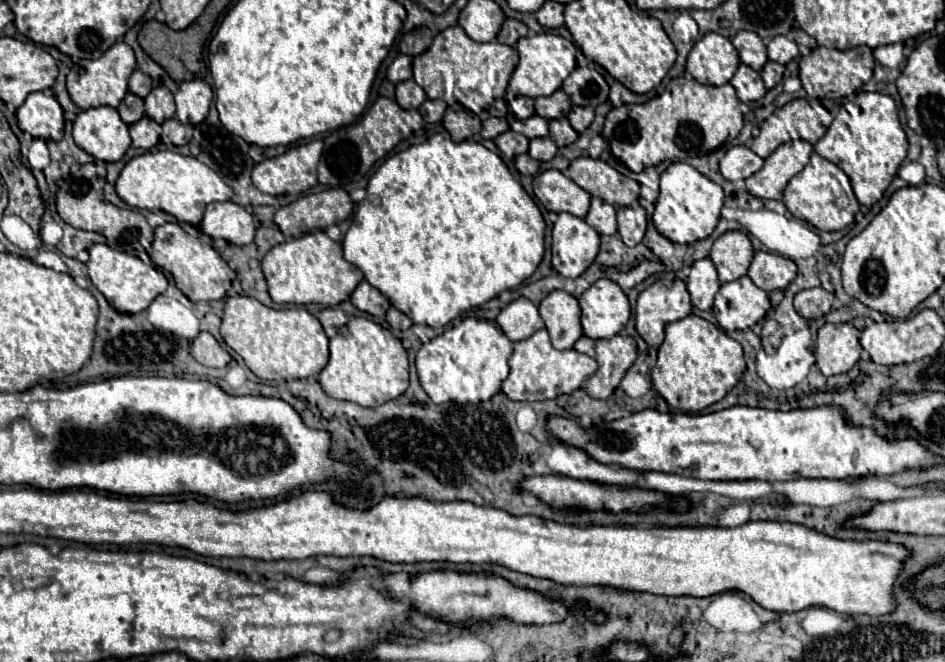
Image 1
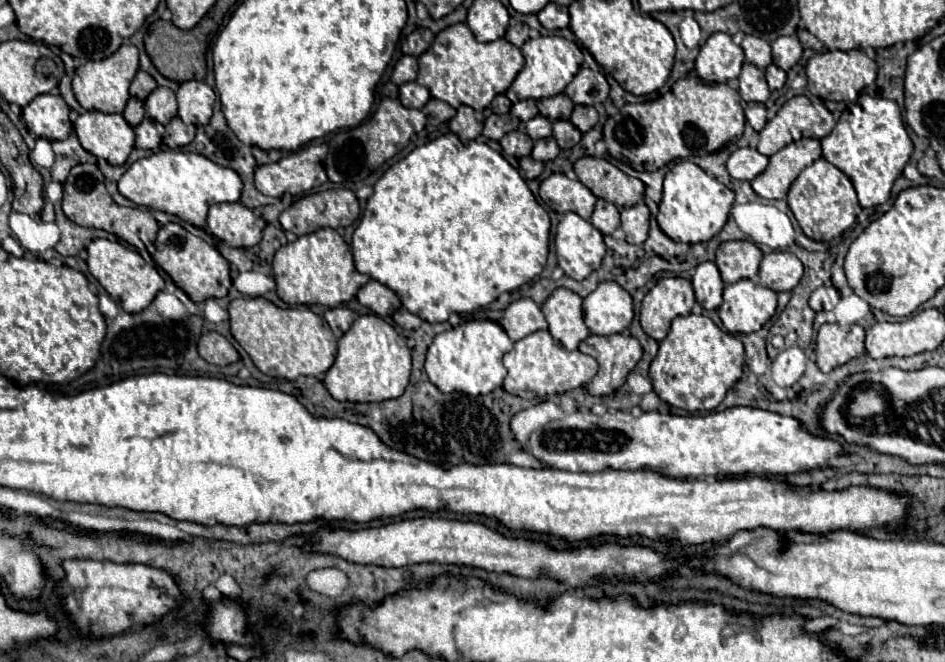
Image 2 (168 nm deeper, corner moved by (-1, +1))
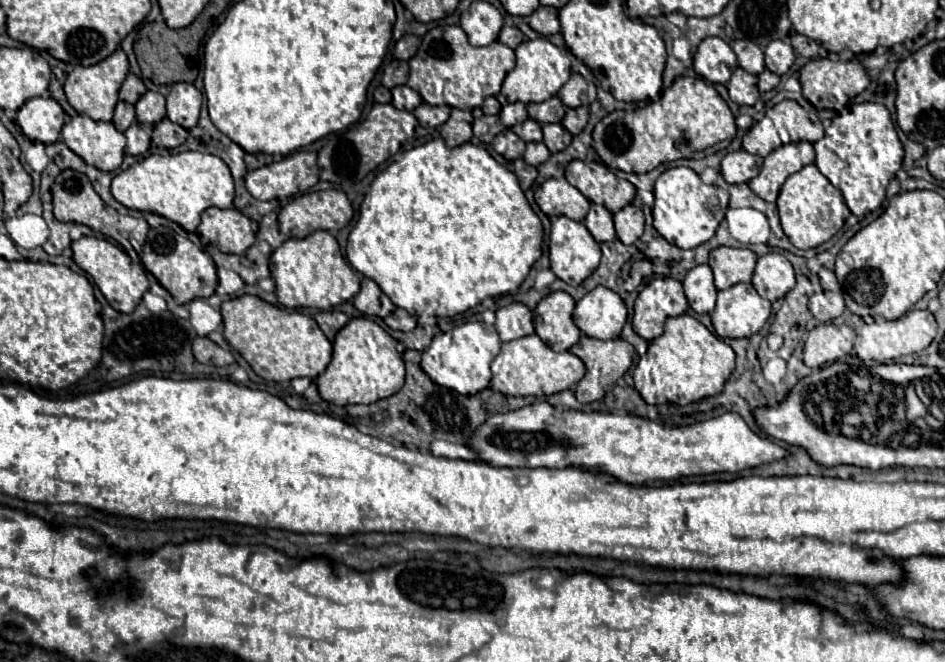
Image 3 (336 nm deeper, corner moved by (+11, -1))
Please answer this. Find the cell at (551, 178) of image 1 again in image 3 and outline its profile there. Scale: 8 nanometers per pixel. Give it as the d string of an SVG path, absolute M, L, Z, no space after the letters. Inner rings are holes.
M565 178L545 180L535 192L535 202L551 218L563 214L577 222L585 220L589 210L589 200Z

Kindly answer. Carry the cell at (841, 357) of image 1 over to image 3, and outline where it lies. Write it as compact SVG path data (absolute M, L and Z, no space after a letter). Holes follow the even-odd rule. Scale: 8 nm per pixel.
M819 324L809 332L805 340L805 364L809 368L819 368L823 364L835 362L851 352L855 342L855 332L849 326Z

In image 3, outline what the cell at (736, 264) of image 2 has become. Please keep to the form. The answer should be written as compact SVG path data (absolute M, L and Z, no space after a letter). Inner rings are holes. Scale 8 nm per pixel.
M719 246L709 254L709 266L713 270L717 290L725 290L739 282L751 282L757 254L749 248Z

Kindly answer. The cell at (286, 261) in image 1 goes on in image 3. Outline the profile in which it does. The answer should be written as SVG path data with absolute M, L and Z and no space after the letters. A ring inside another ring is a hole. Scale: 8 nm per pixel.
M317 230L301 240L291 238L281 244L269 260L271 278L275 280L277 300L285 308L319 308L331 310L333 306L351 300L359 290L359 274L345 262L337 240L323 230Z

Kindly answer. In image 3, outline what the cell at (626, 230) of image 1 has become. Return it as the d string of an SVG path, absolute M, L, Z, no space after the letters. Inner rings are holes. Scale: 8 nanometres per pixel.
M629 204L629 206L621 208L619 212L615 212L613 220L615 220L617 238L623 244L633 244L643 234L643 226L645 226L643 210L635 204Z

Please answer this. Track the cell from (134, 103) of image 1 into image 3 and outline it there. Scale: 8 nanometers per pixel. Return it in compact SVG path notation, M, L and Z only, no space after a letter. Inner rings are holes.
M119 102L117 104L117 108L115 108L115 116L113 116L113 124L117 126L117 130L119 132L125 132L129 126L131 126L131 122L135 120L135 108L133 108L133 104L129 104L129 102Z

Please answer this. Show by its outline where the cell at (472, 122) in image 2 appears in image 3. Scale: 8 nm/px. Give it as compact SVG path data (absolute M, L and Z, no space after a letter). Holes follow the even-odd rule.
M459 108L451 110L449 120L441 126L441 136L445 138L449 148L461 146L461 144L471 140L471 136L473 136L471 134L471 122L473 122L471 112L465 112L465 110L459 110Z

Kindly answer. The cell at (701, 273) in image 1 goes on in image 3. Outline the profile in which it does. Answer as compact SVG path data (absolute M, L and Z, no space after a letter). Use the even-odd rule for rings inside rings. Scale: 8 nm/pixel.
M707 264L695 266L687 272L683 280L685 296L689 300L689 306L699 314L709 314L715 308L715 296L717 288L713 284L713 272Z

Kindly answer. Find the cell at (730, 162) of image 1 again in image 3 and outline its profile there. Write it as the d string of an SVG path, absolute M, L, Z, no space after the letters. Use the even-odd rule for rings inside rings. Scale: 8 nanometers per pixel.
M741 148L737 152L725 154L725 158L721 160L721 174L729 184L743 184L755 178L761 166L763 166L761 156L749 154L747 150Z

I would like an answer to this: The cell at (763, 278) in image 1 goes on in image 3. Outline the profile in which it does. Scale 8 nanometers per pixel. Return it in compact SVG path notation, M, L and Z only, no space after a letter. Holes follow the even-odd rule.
M769 252L765 256L759 256L751 282L763 298L773 302L777 298L783 298L795 286L795 272L783 254Z

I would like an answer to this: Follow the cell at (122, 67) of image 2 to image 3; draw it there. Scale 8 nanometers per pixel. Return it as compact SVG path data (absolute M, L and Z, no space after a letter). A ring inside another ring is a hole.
M117 48L109 58L101 60L99 64L95 66L75 66L69 74L67 74L67 80L65 80L65 94L67 94L67 100L69 104L79 112L79 114L85 114L93 120L111 120L113 116L113 110L115 110L115 104L117 104L117 92L125 80L129 72L129 62L127 62L127 56L121 48Z

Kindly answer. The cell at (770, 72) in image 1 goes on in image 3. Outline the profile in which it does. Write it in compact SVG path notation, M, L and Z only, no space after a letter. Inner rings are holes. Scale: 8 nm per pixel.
M763 70L763 72L759 74L759 82L757 82L759 92L767 92L767 90L775 88L777 84L779 84L779 76L777 76L777 74L773 74L773 72L769 72L769 70Z

